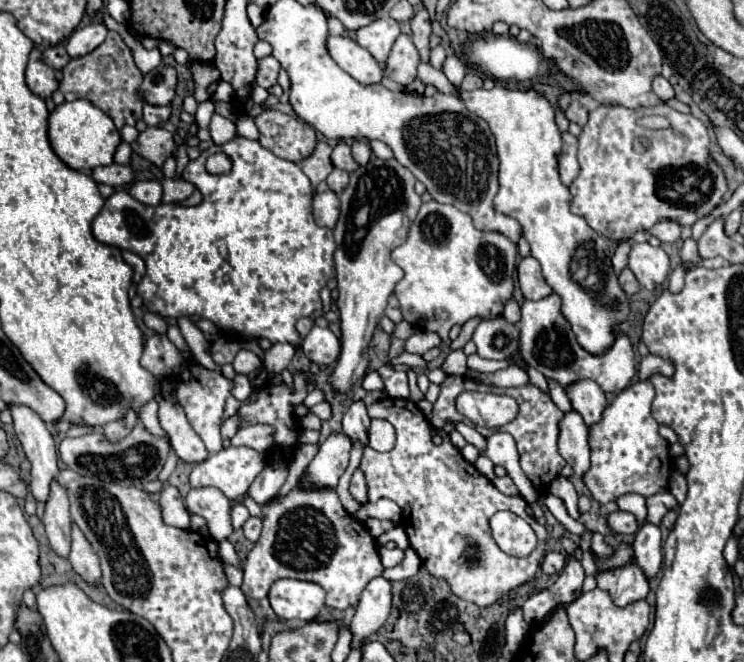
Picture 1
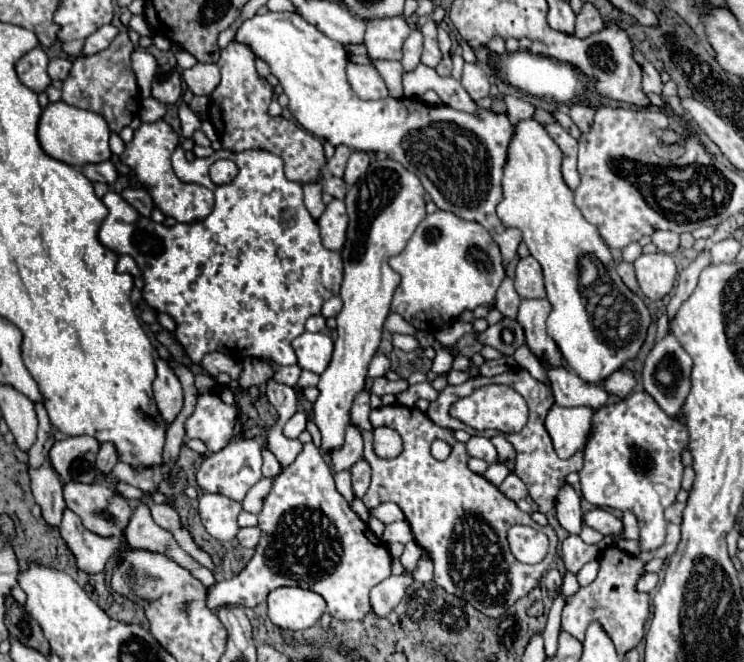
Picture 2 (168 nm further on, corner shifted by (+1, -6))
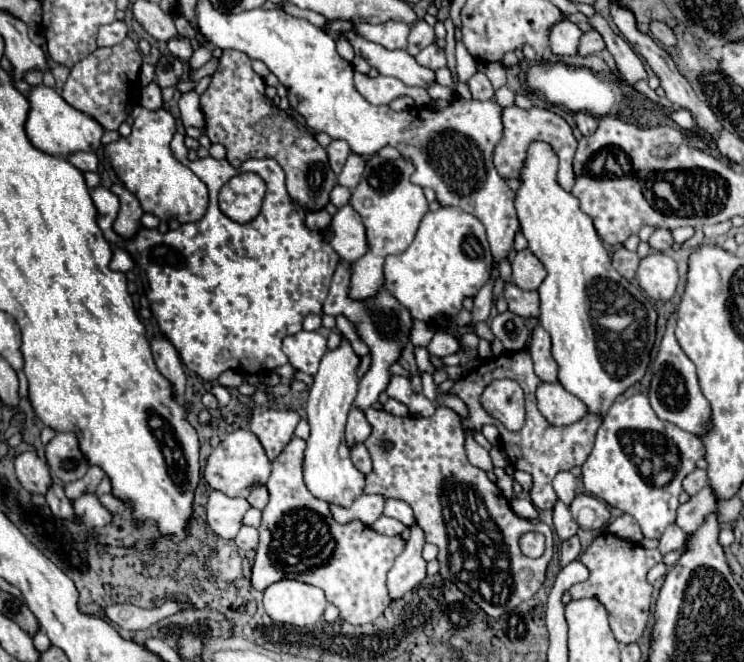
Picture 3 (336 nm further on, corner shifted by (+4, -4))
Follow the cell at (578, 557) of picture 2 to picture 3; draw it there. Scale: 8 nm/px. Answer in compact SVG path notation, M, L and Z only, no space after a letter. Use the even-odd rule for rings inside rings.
M557 501L553 507L553 523L555 523L555 531L561 541L571 539L579 531L577 521L571 517L571 511L561 501Z

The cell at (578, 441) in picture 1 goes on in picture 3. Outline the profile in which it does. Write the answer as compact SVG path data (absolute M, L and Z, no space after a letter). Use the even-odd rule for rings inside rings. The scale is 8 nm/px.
M541 383L537 389L537 403L541 415L555 427L573 425L589 413L587 405L567 393L559 383Z

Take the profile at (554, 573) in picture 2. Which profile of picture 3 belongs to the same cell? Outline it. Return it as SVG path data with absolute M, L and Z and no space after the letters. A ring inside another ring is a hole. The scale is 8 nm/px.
M601 533L580 556L580 561L591 569L589 578L587 581L577 583L571 589L567 589L561 597L561 601L563 601L563 605L567 605L577 599L595 597L607 609L609 625L611 625L615 639L621 645L633 643L643 635L643 631L647 627L647 619L649 619L653 587L645 581L645 575L653 565L657 565L661 561L661 557L663 555L657 549L643 549L639 543L623 541L611 533Z

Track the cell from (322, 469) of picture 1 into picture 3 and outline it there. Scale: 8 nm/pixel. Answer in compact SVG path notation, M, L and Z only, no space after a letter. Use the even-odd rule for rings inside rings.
M353 407L349 411L349 419L347 419L347 427L345 427L345 441L347 441L349 449L363 443L369 437L369 433L371 433L371 425L367 423L363 411Z

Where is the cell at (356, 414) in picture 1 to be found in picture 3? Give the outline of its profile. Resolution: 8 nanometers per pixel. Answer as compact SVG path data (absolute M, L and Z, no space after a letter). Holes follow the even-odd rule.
M341 263L335 269L329 295L327 295L325 303L323 303L323 313L325 315L333 315L333 317L337 317L339 313L343 313L355 325L355 331L361 337L361 341L365 341L369 345L369 349L371 349L371 357L373 357L371 369L359 381L359 393L357 393L357 397L353 401L353 405L357 409L365 411L365 409L369 409L377 401L379 393L385 391L385 387L387 387L387 381L391 377L389 365L399 359L403 345L409 341L411 315L385 289L381 289L375 297L365 299L365 301L353 301L353 299L349 299L349 269L345 265L341 265Z

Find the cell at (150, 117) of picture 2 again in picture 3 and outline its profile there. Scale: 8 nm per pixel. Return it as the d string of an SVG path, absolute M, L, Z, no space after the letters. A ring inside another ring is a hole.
M149 83L143 91L141 91L141 105L149 111L157 111L163 107L163 97L161 97L161 89L155 83Z

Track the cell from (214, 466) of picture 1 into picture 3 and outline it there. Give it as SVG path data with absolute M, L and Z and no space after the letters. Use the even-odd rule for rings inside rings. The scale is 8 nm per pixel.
M237 429L221 439L221 443L207 457L203 479L209 487L229 495L229 497L247 497L255 485L267 483L271 475L271 463L259 443L259 439L249 429Z

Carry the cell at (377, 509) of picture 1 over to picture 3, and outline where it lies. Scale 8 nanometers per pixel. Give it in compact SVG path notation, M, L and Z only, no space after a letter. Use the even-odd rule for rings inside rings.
M387 499L383 513L385 513L387 517L399 519L399 521L405 523L407 527L411 527L411 525L415 523L415 517L413 517L411 507L409 507L405 501L399 501L399 499Z

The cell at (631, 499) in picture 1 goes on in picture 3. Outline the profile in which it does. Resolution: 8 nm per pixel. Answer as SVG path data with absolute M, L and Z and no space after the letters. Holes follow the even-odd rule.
M625 513L621 517L617 517L613 523L609 523L607 531L615 537L621 537L621 539L633 541L633 543L639 543L643 539L643 533L641 533L637 521L631 515L625 515Z

